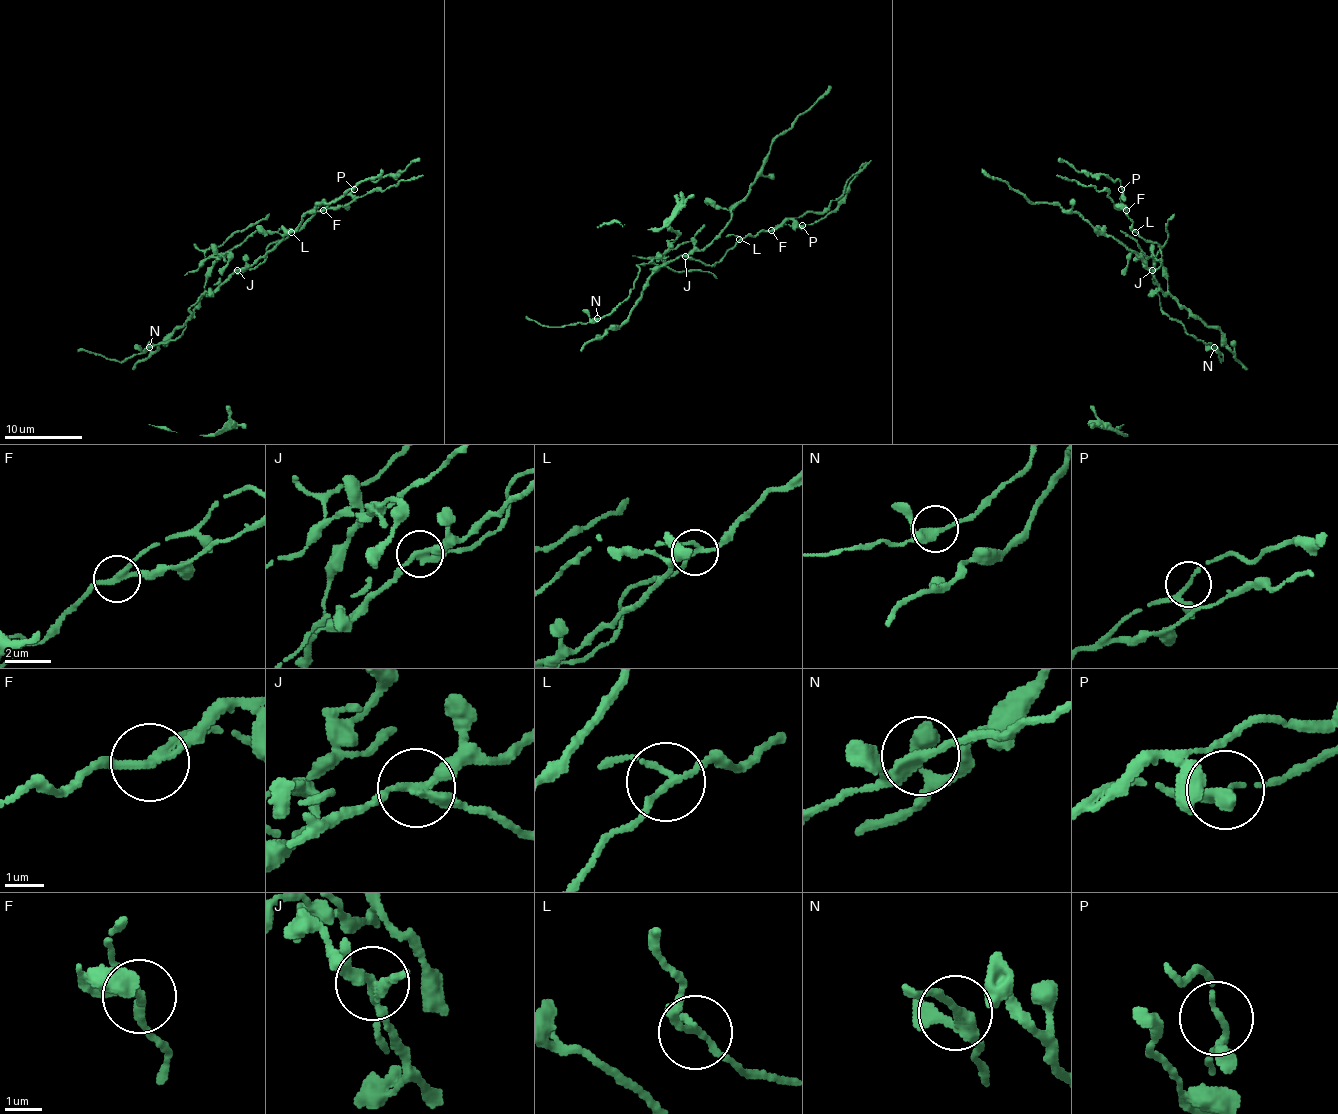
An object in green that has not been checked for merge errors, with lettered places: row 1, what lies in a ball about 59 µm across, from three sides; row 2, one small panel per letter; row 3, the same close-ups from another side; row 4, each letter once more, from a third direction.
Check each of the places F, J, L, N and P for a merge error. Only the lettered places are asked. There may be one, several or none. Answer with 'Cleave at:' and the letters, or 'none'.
Cleave at: F, J

